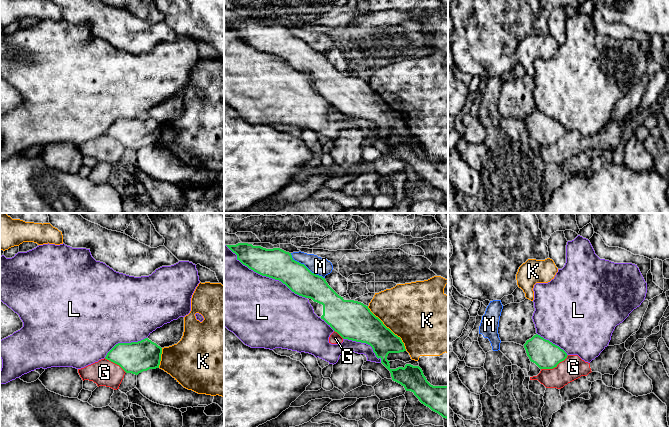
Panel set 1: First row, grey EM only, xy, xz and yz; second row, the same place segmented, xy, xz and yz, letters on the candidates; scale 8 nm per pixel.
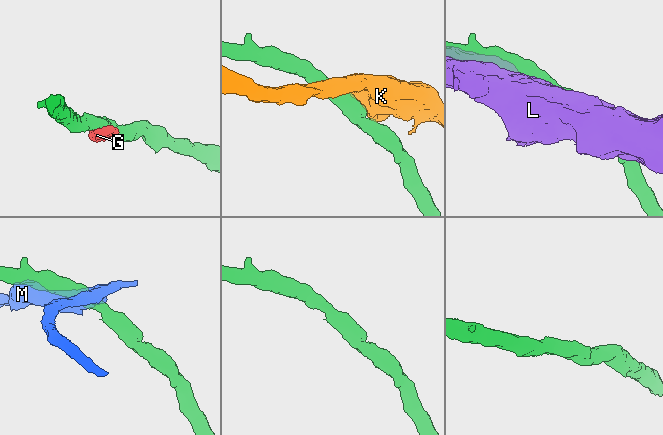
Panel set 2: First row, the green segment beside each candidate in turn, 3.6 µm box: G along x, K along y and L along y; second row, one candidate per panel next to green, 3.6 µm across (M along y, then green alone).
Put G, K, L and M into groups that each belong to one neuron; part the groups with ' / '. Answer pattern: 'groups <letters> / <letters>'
groups G M / K / L

